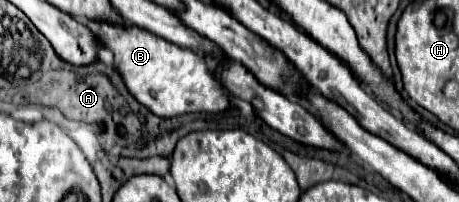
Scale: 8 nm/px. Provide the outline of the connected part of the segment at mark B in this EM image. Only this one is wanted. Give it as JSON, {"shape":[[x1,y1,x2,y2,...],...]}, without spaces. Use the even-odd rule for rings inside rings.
{"shape":[[93,21,89,23,91,29,95,31,101,47,109,49,113,53,115,59,115,69,121,75,127,91,141,103,145,105,151,113,159,115,159,117,175,117,181,113,219,113,225,111,229,107,229,99,227,95,223,95,221,85,217,81,217,77,213,77,213,71,209,69,209,65,205,63,205,59,191,51,191,49,181,49,161,37,155,37,151,31,141,29,137,25,125,23,125,25,113,25,107,21]]}

